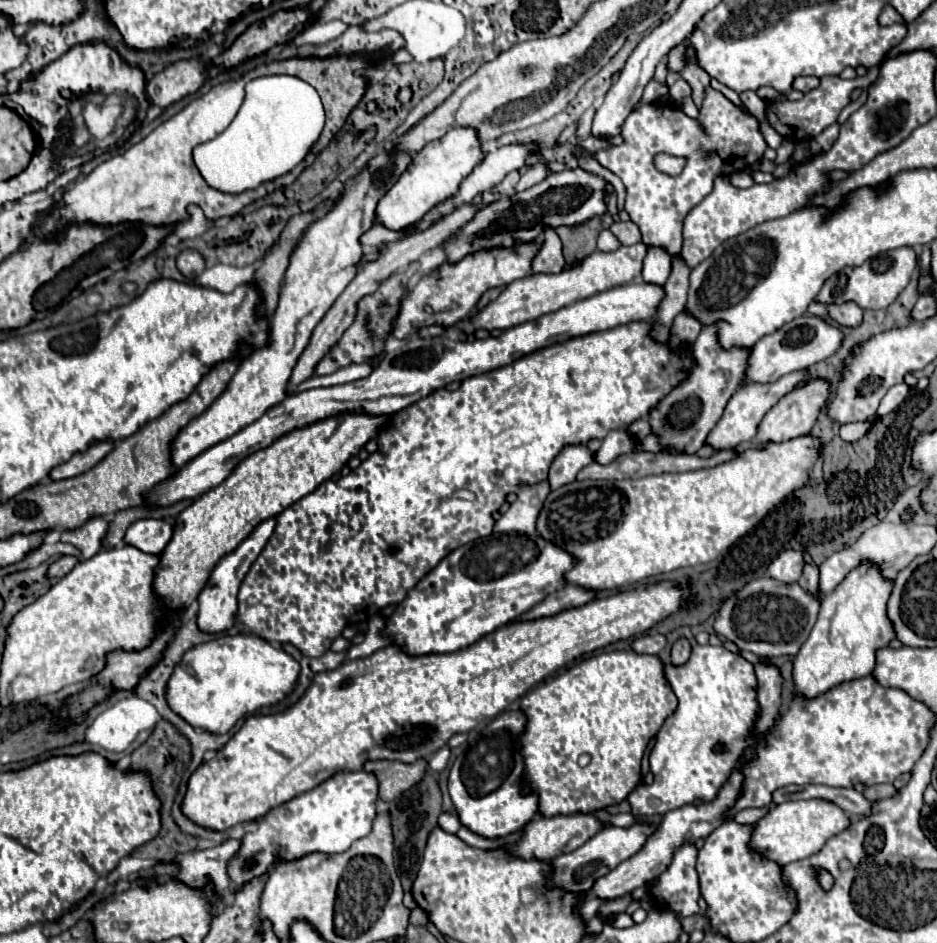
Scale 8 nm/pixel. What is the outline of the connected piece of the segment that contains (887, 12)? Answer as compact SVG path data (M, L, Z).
M887 5L882 10L878 21L881 26L889 26L894 23L901 23L902 17L892 6Z

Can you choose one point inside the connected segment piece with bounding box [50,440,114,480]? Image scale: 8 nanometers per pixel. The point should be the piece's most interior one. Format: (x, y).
(82, 462)

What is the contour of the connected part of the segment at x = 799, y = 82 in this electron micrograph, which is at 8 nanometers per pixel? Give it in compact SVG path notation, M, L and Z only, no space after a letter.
M802 76L802 78L796 78L796 80L794 80L792 88L794 88L794 90L800 90L800 92L810 92L810 90L814 90L818 84L820 84L820 80L818 80L816 76Z

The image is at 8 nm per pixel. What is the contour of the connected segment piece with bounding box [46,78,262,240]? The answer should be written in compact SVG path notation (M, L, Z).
M232 80L214 86L204 96L190 102L170 120L162 122L152 130L142 142L118 154L90 174L76 178L76 182L64 188L64 194L48 210L56 216L54 230L46 238L54 240L70 226L94 224L94 226L116 226L122 222L142 222L148 226L170 226L188 220L186 206L196 204L204 210L206 220L216 220L222 216L236 216L246 204L260 198L260 190L244 194L224 194L210 188L194 166L192 152L196 144L212 140L216 134L226 130L228 122L236 116L240 102L244 100L246 80Z

